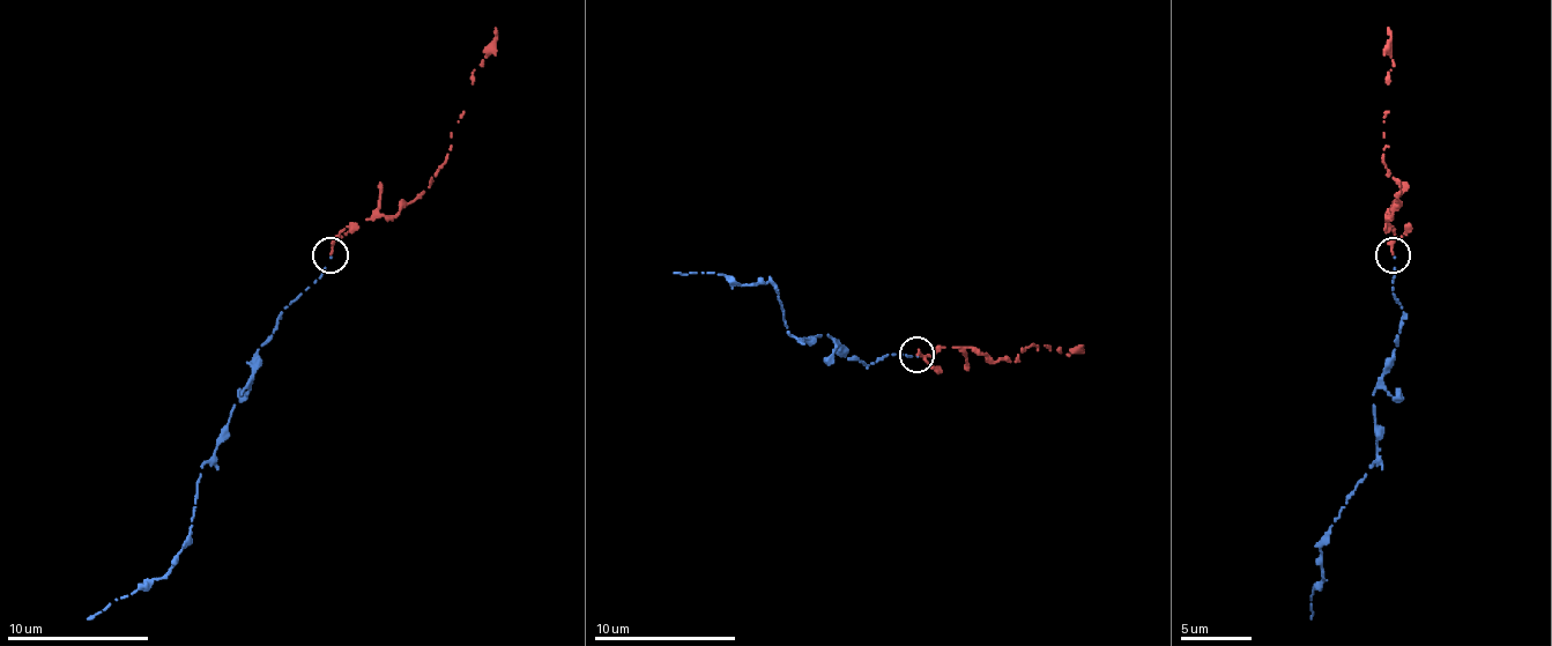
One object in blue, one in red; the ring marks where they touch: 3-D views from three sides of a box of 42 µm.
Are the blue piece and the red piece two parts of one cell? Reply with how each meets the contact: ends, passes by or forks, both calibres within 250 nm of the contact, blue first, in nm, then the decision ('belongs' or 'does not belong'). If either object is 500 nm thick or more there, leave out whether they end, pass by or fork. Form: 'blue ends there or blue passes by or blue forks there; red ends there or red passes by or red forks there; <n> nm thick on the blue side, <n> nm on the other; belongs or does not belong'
blue ends there; red ends there; 110 nm thick on the blue side, 200 nm on the other; belongs

